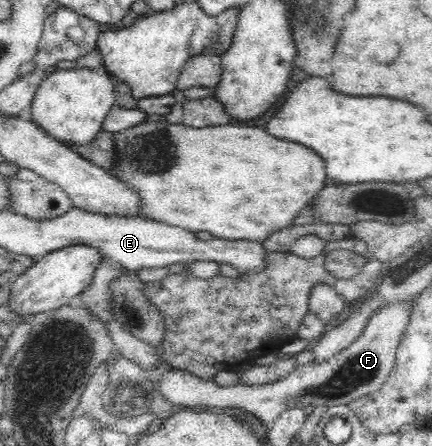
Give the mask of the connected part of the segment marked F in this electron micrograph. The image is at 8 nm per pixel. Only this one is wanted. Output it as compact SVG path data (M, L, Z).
M404 301L400 305L386 305L378 309L378 313L367 320L362 333L346 349L336 352L322 363L310 362L298 366L281 381L257 386L245 383L219 387L212 380L198 378L186 370L170 367L168 373L157 381L156 386L160 390L160 395L174 405L189 409L194 407L215 410L226 407L240 409L248 415L254 415L264 425L264 429L270 429L274 419L284 410L294 408L303 410L308 405L312 407L348 405L350 401L382 388L392 374L396 349L406 331L412 309L411 301Z

